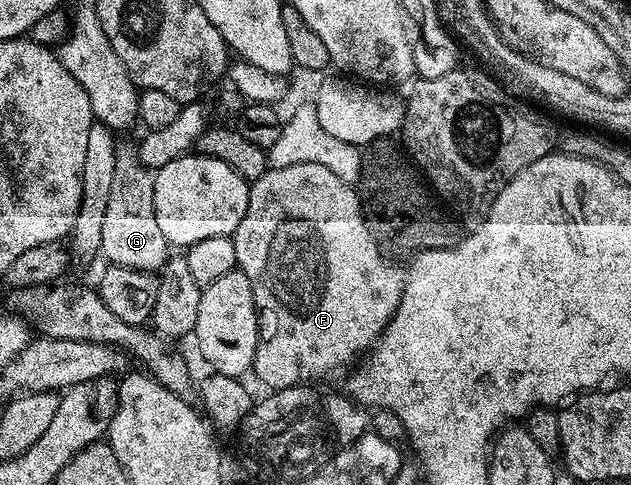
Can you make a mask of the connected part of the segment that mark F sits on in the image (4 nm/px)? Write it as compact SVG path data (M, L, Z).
M303 162L302 164L290 164L286 168L270 168L261 178L255 179L248 188L246 216L242 216L235 234L231 237L234 240L236 265L246 276L246 280L250 280L250 288L254 292L254 304L256 305L258 344L254 352L251 373L256 374L257 380L262 385L268 386L264 388L269 391L308 384L311 383L311 378L324 378L331 370L340 370L343 366L348 365L351 367L357 359L367 355L372 349L372 345L380 337L380 333L384 331L386 324L398 308L400 296L404 291L405 271L401 267L399 270L398 267L391 266L388 263L391 261L385 257L376 241L370 236L364 223L364 213L360 211L360 197L357 196L355 189L349 183L338 180L338 176L330 172L330 168L322 168L322 164Z

